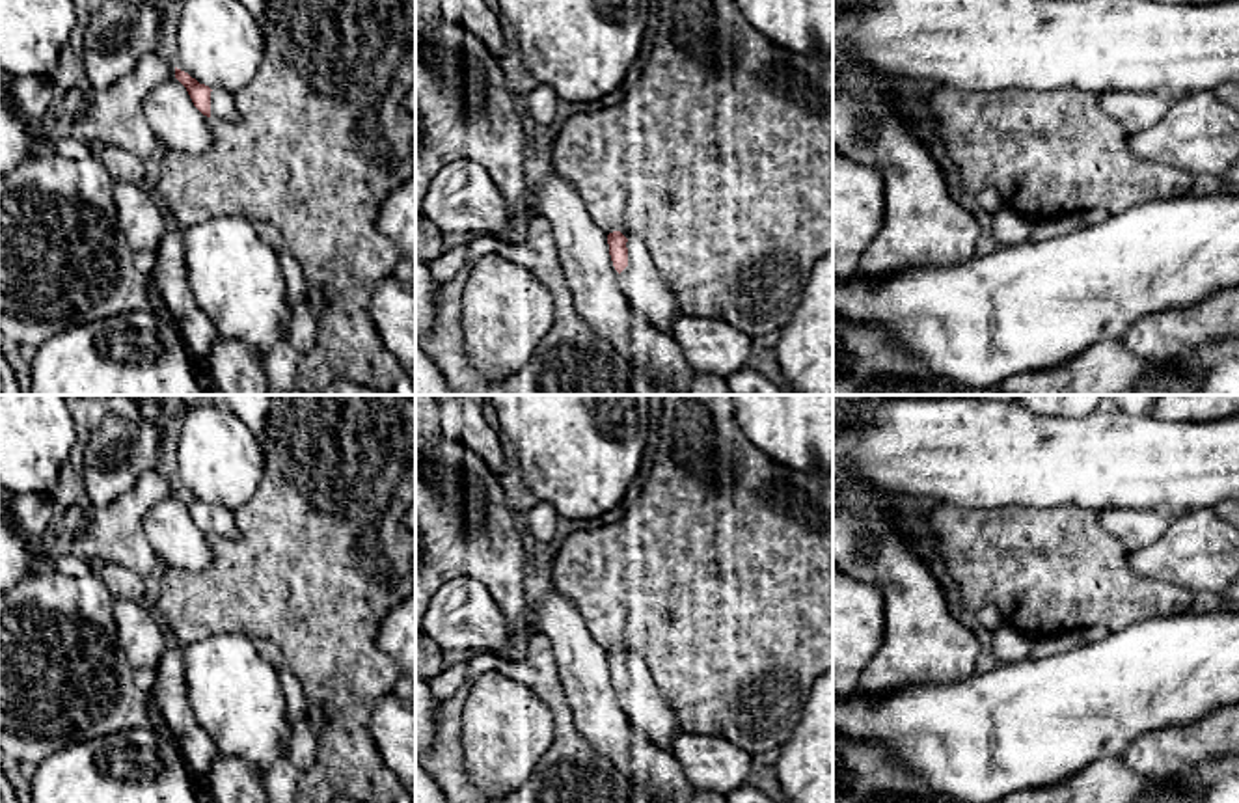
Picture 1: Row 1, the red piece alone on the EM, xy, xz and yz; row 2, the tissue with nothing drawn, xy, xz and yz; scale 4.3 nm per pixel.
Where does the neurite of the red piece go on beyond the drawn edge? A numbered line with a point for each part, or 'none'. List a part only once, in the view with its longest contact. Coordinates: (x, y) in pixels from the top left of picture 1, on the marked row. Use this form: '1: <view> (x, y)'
1: xz (647, 291)

